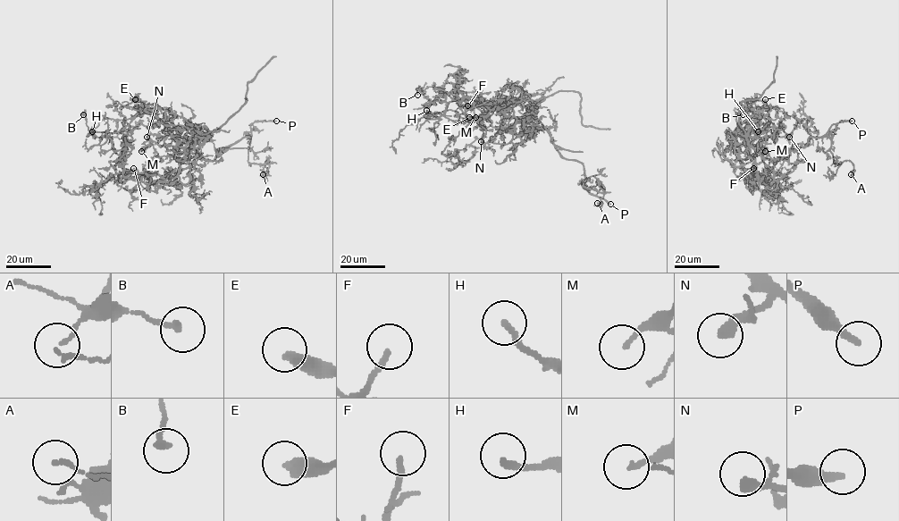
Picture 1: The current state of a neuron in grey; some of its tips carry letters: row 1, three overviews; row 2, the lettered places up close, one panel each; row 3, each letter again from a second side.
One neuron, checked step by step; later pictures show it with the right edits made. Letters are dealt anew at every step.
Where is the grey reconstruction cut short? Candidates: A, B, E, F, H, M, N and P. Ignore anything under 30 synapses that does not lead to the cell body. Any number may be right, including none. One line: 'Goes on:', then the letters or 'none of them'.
Goes on: E, F, H, P

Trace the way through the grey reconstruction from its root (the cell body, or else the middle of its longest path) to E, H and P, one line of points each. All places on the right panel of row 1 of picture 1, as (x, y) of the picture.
E: (765, 166), (760, 154), (749, 147), (747, 147), (741, 138), (749, 134), (751, 125), (758, 121), (765, 99)
H: (765, 166), (760, 154), (741, 138), (758, 121), (765, 103), (768, 121), (758, 131)
P: (765, 166), (762, 157), (778, 160), (789, 151), (803, 147), (810, 138), (822, 137), (833, 124), (852, 121)

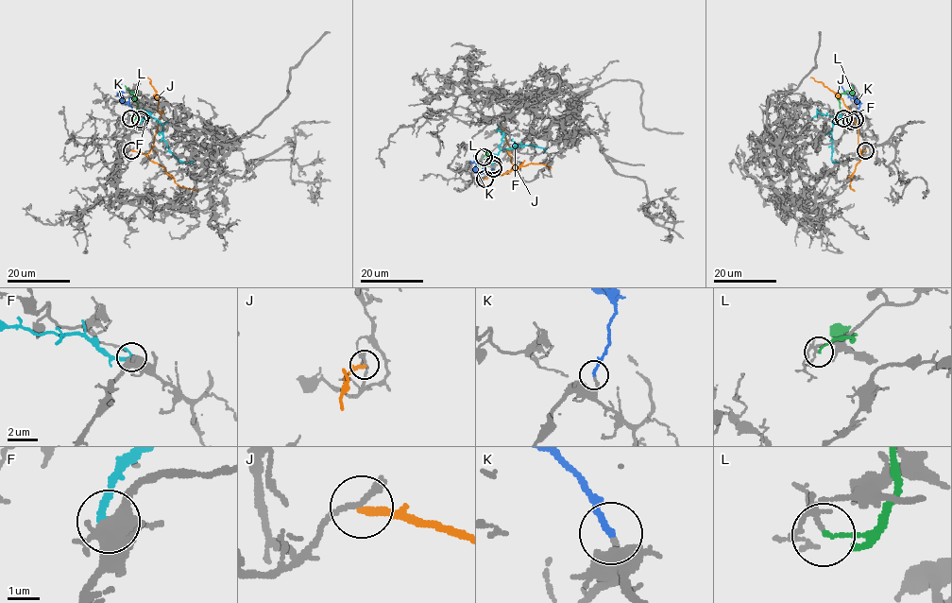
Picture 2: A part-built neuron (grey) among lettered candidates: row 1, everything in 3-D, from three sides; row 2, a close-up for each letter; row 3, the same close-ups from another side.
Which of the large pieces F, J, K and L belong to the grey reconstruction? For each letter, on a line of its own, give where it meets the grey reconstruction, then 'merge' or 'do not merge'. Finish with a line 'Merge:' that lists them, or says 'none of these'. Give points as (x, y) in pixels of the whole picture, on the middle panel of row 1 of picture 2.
F: contact (493, 164); do not merge
J: contact (484, 179); do not merge
K: contact (493, 168); merge
L: contact (484, 157); do not merge
Merge: K

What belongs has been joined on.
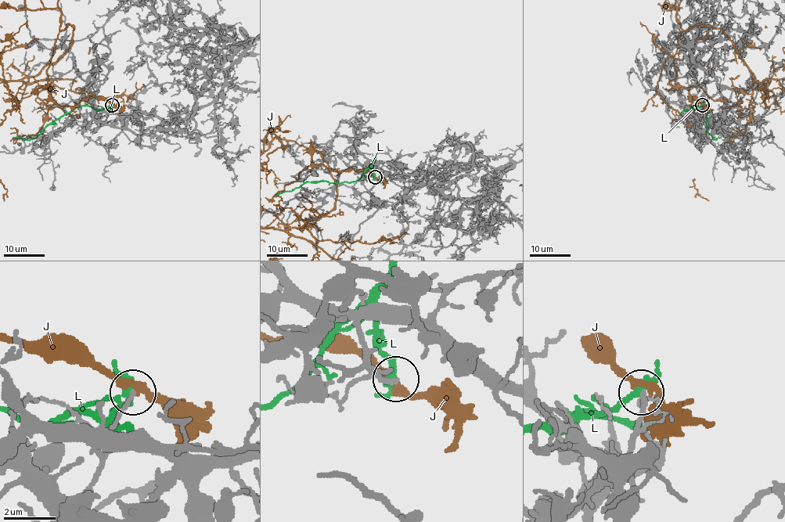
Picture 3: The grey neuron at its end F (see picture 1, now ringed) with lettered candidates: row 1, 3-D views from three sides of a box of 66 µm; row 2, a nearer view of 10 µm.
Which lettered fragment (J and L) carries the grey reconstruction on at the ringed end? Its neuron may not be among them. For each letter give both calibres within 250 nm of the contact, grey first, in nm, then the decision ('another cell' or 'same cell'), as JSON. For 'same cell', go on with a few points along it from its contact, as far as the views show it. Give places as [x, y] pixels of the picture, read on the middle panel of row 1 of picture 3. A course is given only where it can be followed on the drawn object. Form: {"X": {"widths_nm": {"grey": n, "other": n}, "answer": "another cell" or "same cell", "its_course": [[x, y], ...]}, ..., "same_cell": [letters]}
{"J": {"widths_nm": {"grey": 180, "other": 280}, "answer": "another cell"}, "L": {"widths_nm": {"grey": 190, "other": 280}, "answer": "another cell"}, "same_cell": []}

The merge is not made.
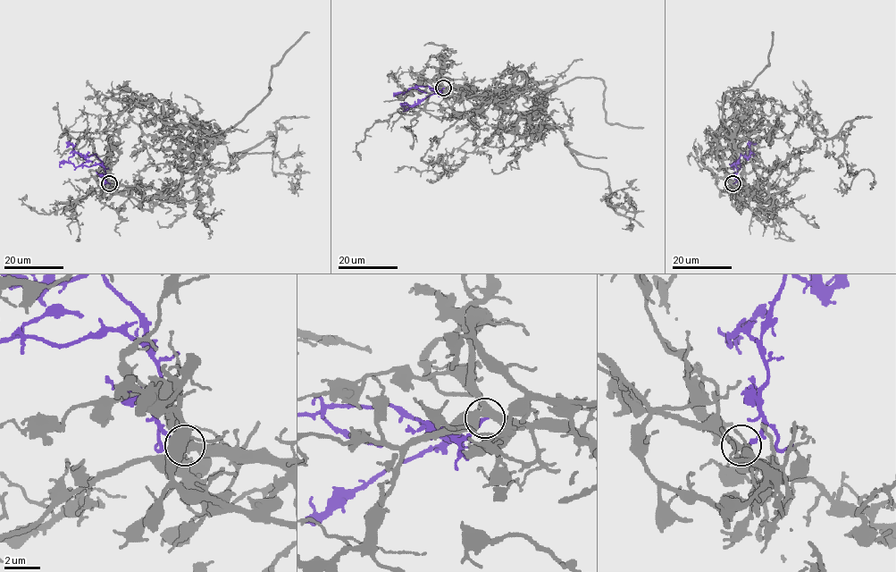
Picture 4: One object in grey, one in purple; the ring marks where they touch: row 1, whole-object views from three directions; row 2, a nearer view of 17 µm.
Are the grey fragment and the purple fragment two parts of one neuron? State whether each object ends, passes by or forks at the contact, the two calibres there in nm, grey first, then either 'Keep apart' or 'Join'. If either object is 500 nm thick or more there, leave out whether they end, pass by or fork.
At the ring grey forks. At the ring purple ends. Thickness 360 nm (grey) against 190 nm. Join

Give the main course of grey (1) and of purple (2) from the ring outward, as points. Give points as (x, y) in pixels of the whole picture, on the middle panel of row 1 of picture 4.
1: (444, 88), (514, 112), (540, 108), (572, 155), (607, 175), (606, 202), (632, 212), (626, 225)
2: (443, 88), (414, 104), (409, 105), (405, 103), (403, 111)

